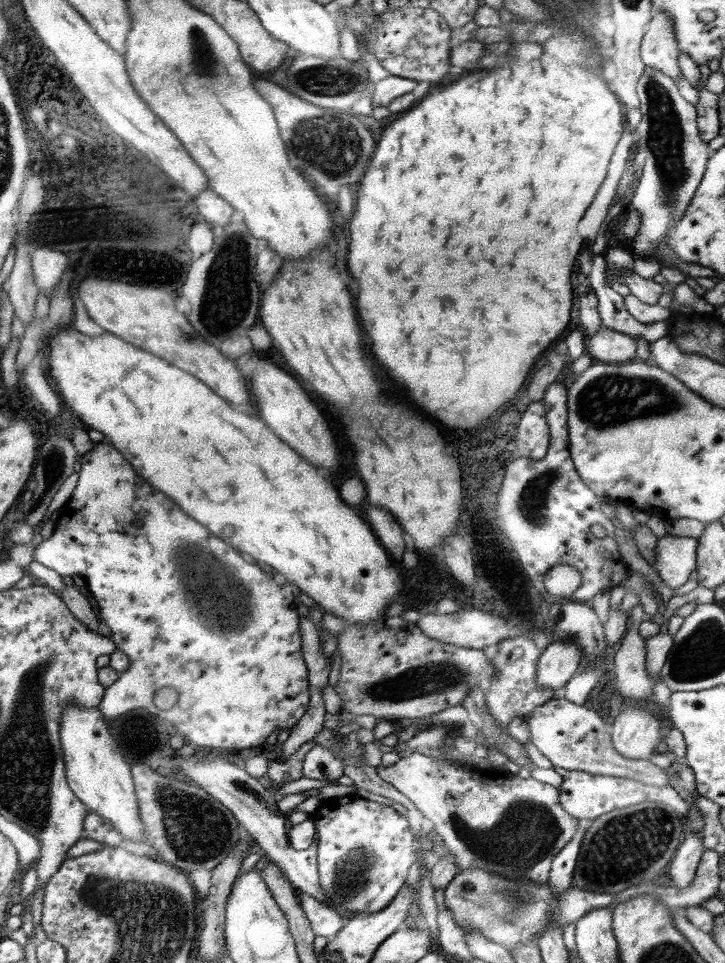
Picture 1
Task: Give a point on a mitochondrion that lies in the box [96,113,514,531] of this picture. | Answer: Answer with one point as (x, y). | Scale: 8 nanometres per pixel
(226, 300)

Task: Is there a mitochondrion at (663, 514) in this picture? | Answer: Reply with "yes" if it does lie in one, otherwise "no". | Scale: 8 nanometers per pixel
no

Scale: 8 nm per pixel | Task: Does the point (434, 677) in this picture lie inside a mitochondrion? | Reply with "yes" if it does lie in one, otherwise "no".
yes

